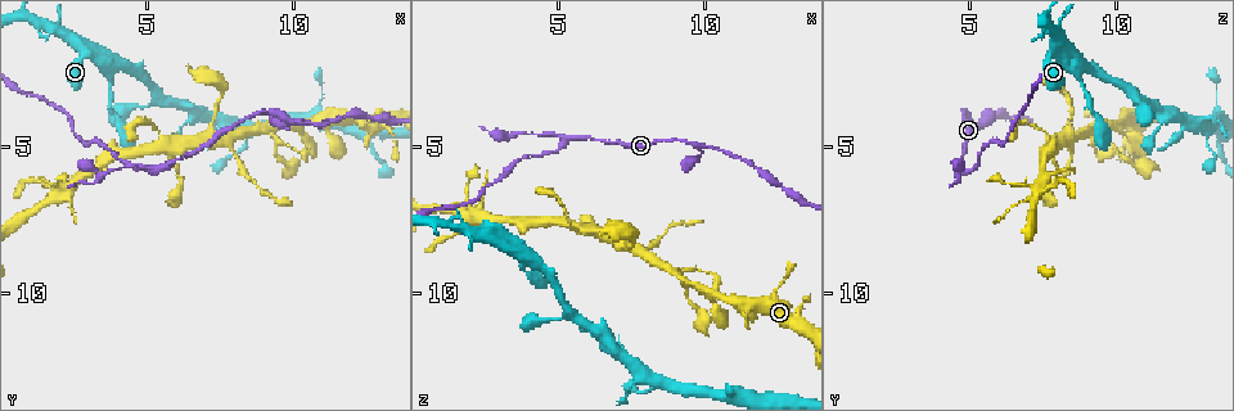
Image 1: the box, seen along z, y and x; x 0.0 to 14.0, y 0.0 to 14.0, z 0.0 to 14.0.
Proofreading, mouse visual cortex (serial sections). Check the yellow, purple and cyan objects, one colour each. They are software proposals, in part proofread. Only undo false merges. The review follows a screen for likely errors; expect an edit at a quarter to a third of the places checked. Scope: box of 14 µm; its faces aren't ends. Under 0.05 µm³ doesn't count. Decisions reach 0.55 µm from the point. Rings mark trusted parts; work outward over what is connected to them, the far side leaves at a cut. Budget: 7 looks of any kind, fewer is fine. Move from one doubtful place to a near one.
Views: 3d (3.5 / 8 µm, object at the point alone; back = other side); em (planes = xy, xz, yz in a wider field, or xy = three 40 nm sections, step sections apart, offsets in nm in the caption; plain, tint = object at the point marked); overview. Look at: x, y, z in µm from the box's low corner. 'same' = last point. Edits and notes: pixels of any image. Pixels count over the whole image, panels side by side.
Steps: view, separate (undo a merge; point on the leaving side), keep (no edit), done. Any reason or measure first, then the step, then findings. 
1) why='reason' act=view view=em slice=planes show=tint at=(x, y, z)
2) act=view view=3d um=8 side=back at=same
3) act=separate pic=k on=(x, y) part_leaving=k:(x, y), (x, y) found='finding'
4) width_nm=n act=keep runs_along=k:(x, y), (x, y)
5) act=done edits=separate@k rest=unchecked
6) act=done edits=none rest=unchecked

why='three-way junction' act=view view=3d um=3.5 at=(5.3, 5.7, 4.8)

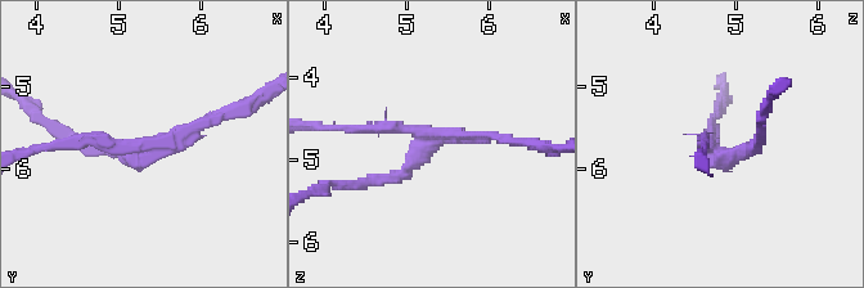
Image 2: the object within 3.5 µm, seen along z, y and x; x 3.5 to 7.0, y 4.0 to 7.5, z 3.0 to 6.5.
arms=3 arm_widths_nm=150,150,150 act=view view=em slice=xy step=5 show=tint at=(5.35, 5.80, 4.70)

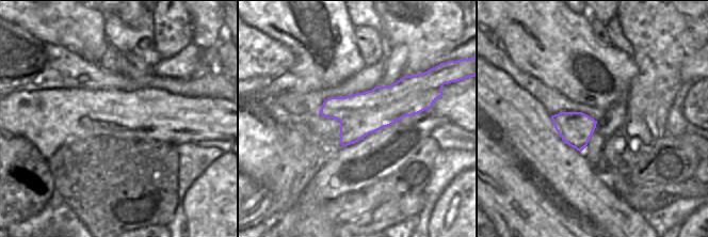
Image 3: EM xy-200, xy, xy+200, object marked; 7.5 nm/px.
why='cut it another way' act=view view=em slice=xy step=3 show=tint at=same

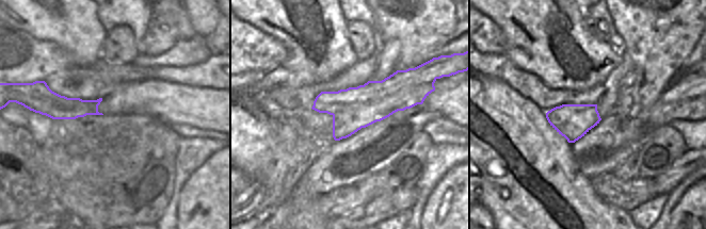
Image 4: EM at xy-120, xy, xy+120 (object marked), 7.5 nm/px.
act=separate pic=2 on=(395, 178) part_leaving=2:(436, 139), (400, 175), (329, 185) found='two cells meet here'

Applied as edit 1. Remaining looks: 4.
why='looks like a crossing' act=view view=3d um=8 at=(9.4, 4.4, 9.7)

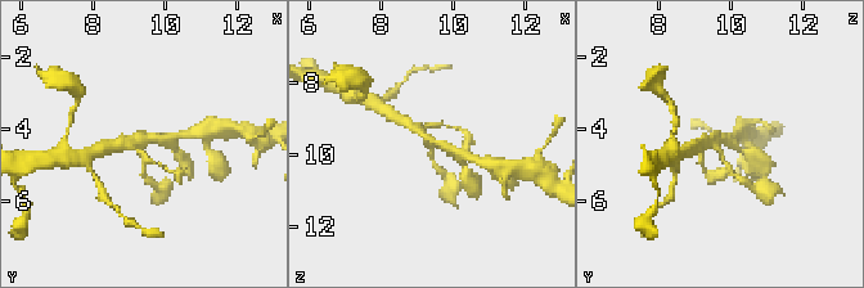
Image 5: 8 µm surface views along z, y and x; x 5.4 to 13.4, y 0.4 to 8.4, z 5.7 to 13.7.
arms=4 arm_widths_nm=150,150,250,300 act=view view=em slice=xy step=3 show=tint at=(9.4, 4.4, 9.6)

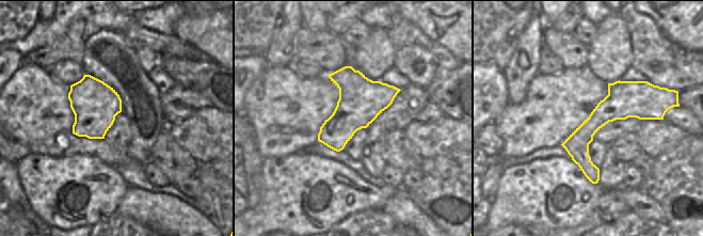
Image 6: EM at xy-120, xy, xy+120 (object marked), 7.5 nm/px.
act=keep runs_along=6:(660, 109), (609, 109), (565, 144) found='continuous, no second cell'

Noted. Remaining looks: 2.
why='thin neck' act=view view=3d um=3.5 at=(7.9, 5.3, 8.5)

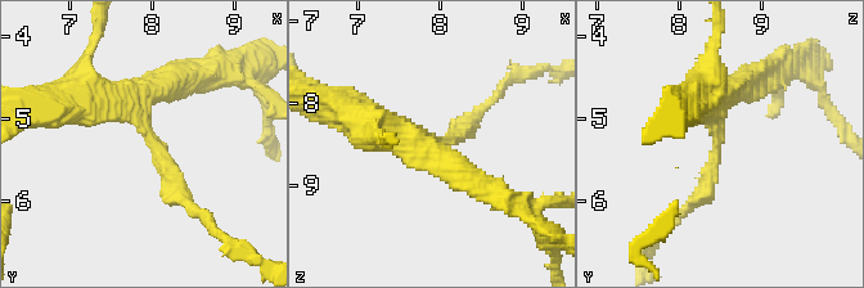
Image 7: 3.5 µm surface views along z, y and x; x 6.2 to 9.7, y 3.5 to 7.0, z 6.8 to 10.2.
arm_widths_nm=200,350 act=view view=em slice=planes show=tint at=(7.90, 5.20, 8.50)

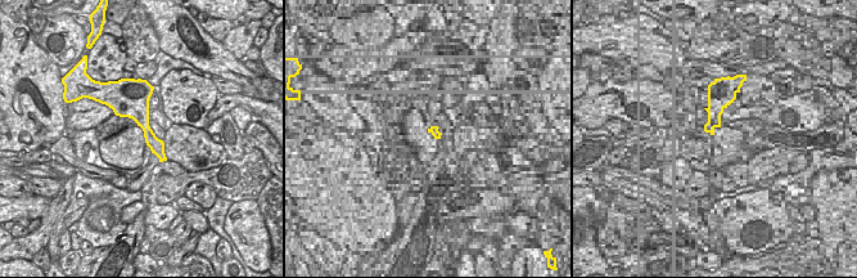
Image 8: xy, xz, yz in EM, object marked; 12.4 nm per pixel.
act=separate pic=7 on=(701, 193) part_leaving=7:(160, 148), (179, 196), (219, 234) found='a second cell is stuck on'

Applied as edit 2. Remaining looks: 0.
act=done edits=separate@2,separate@7 rest=unchecked

